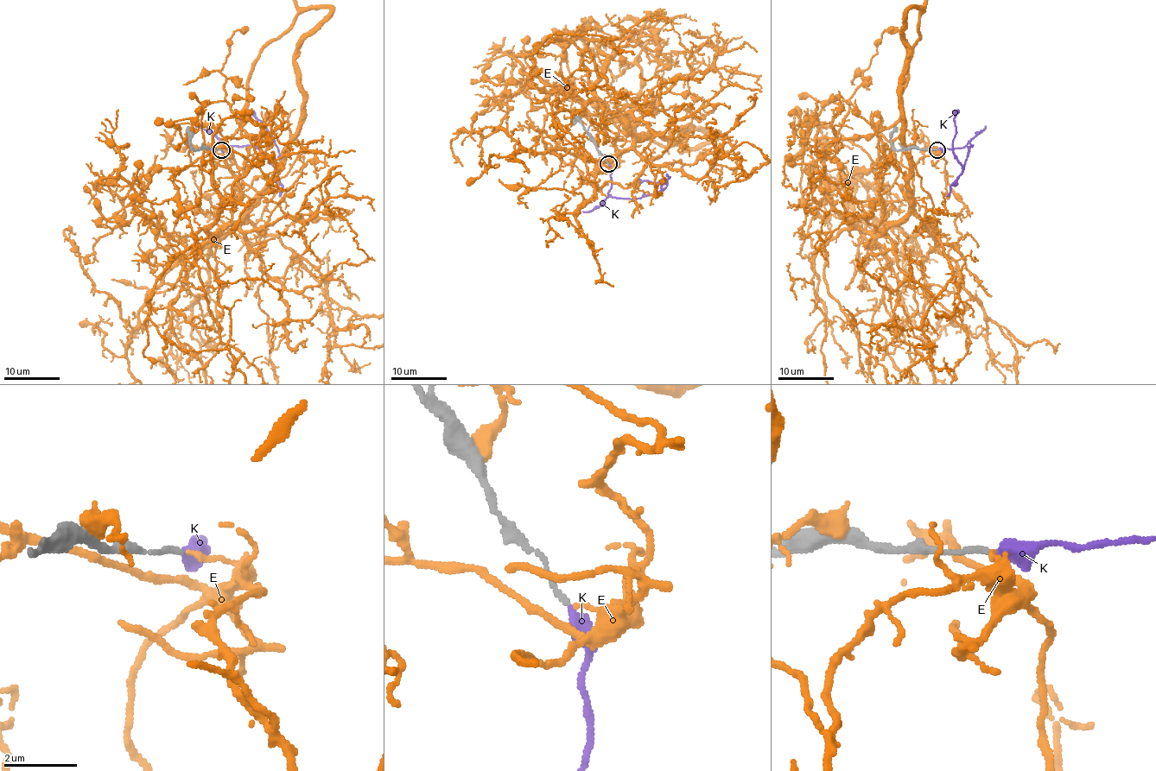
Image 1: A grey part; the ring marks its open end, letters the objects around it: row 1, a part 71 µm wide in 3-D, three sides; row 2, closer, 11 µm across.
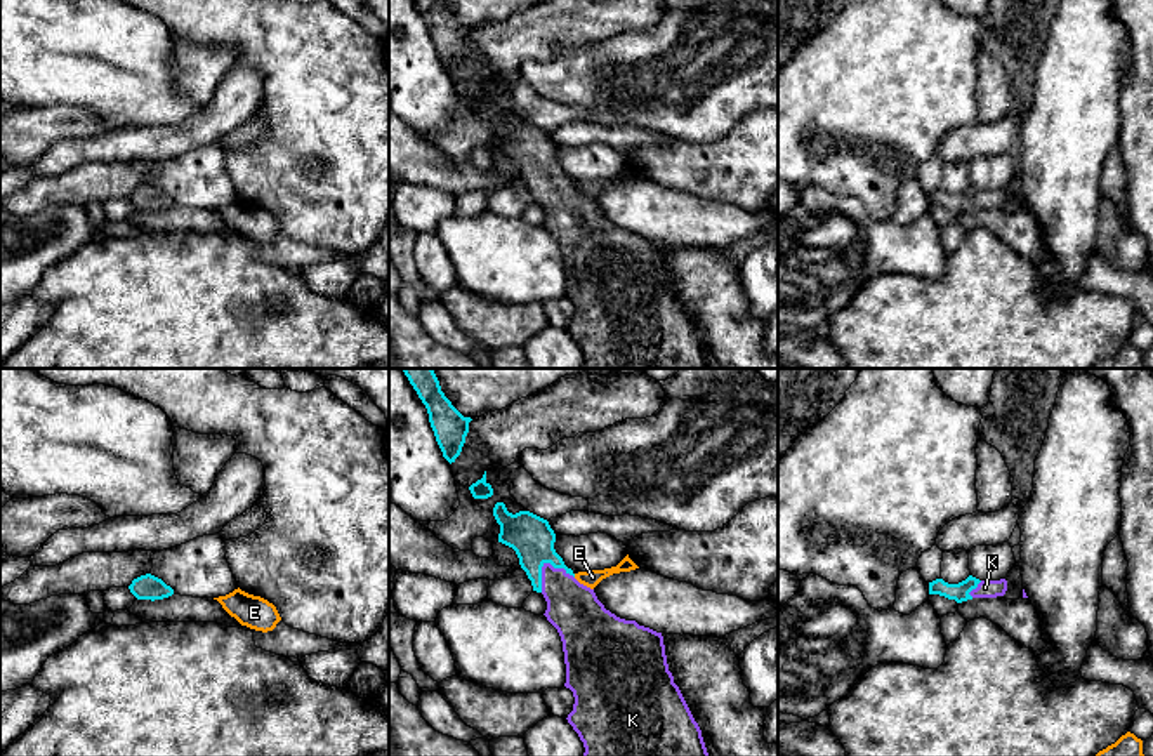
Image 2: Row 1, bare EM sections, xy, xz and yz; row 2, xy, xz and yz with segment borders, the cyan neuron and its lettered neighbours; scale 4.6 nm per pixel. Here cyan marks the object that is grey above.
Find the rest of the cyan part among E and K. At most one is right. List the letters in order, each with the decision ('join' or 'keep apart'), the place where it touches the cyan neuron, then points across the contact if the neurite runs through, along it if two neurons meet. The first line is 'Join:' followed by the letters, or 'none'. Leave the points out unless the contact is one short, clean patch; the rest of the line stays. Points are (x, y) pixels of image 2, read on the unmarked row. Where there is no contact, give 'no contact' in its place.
Join: K
E: keep apart | no contact
K: join | xz (546, 172) | across xz (530, 146), (535, 162), (546, 172), (547, 185), (572, 219)

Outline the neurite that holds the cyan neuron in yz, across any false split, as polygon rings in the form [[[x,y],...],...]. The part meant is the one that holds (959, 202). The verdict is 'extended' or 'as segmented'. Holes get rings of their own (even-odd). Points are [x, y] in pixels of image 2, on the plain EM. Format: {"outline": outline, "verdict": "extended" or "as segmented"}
{"outline": [[[969,186],[959,195],[948,195],[943,189],[929,193],[929,205],[939,205],[957,214],[972,210],[972,209],[997,209],[1004,207],[1007,202],[1007,191],[979,191]]], "verdict": "extended"}

